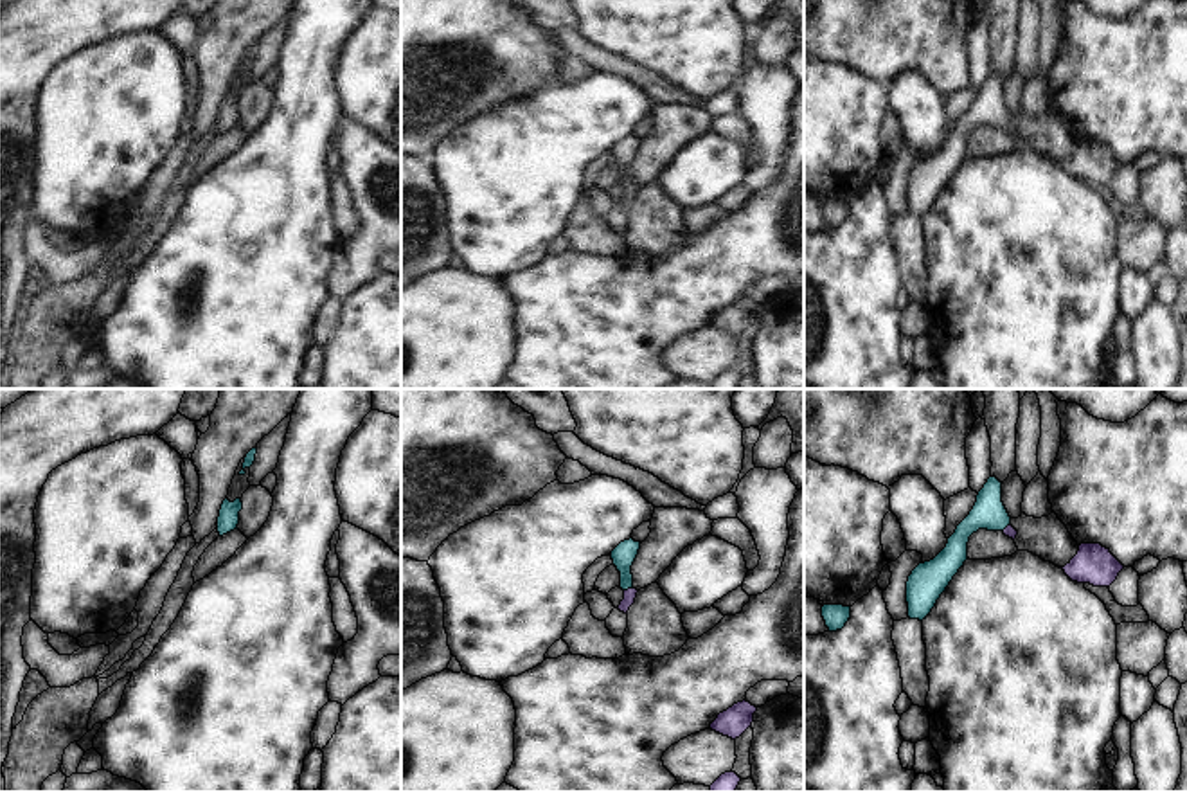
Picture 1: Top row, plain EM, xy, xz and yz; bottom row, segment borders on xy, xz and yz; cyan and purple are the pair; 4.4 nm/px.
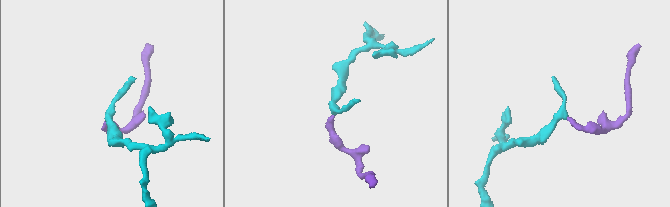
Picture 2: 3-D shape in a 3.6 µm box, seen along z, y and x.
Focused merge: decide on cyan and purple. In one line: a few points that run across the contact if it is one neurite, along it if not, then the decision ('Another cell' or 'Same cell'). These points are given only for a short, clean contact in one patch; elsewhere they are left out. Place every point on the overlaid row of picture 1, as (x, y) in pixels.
Line: xz (624, 553), (628, 587), (630, 594). Same cell

